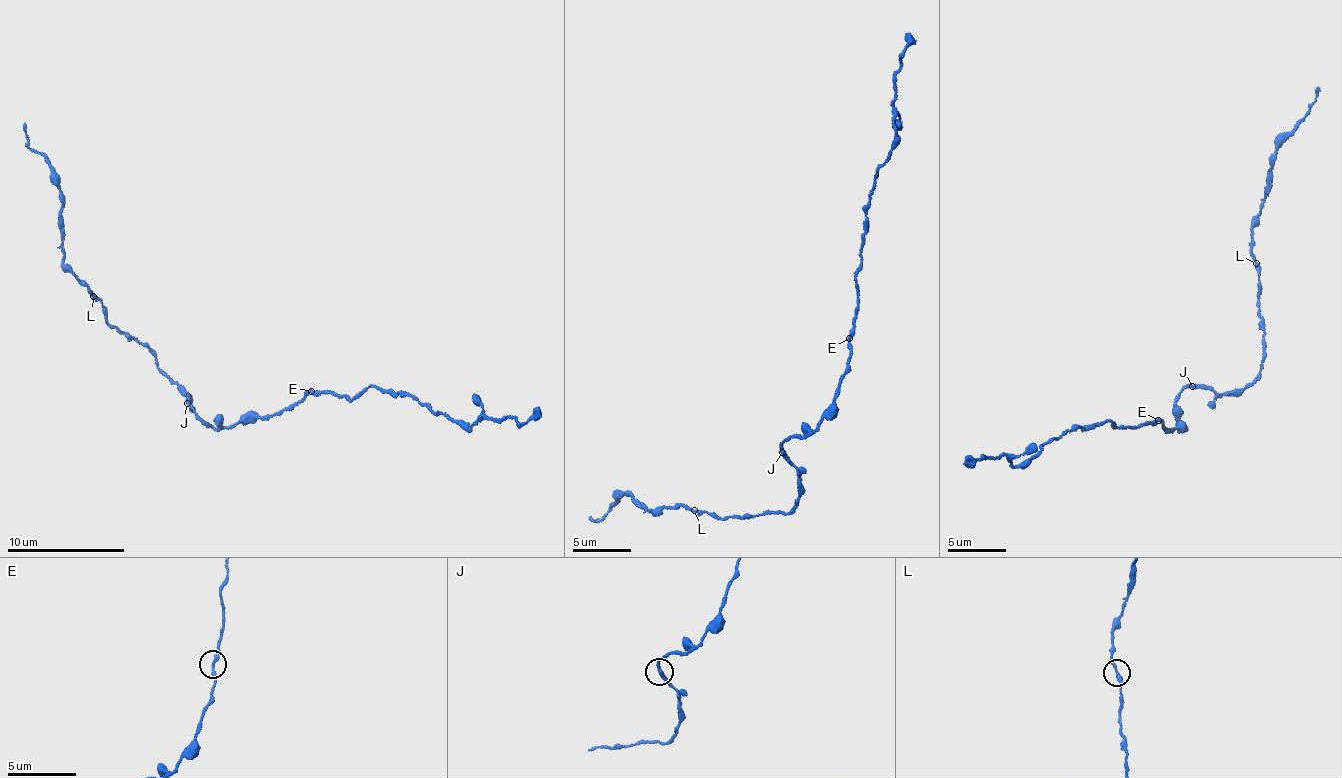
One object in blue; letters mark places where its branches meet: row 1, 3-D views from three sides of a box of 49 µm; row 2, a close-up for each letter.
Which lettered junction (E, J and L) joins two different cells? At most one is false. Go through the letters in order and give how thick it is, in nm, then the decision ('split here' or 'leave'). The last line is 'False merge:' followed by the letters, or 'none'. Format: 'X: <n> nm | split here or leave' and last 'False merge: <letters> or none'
E: 240 nm | leave
J: 240 nm | leave
L: 240 nm | leave
False merge: none

